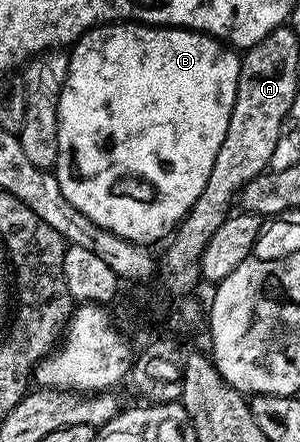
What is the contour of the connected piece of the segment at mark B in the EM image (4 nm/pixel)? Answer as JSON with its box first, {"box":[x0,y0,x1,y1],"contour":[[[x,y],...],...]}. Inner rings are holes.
{"box":[54,21,241,245],"contour":[[[121,21],[102,23],[99,27],[88,30],[83,37],[71,44],[68,76],[58,105],[58,157],[54,174],[62,189],[62,197],[66,197],[66,201],[70,201],[70,205],[74,205],[78,213],[86,213],[86,217],[90,217],[94,225],[110,229],[110,233],[126,241],[153,245],[159,239],[167,240],[177,226],[183,223],[194,201],[198,201],[202,189],[206,189],[210,169],[214,169],[214,157],[218,157],[222,141],[226,141],[226,129],[230,125],[230,113],[234,109],[234,97],[238,89],[240,61],[241,56],[220,40],[183,27],[154,27],[146,23]]]}

